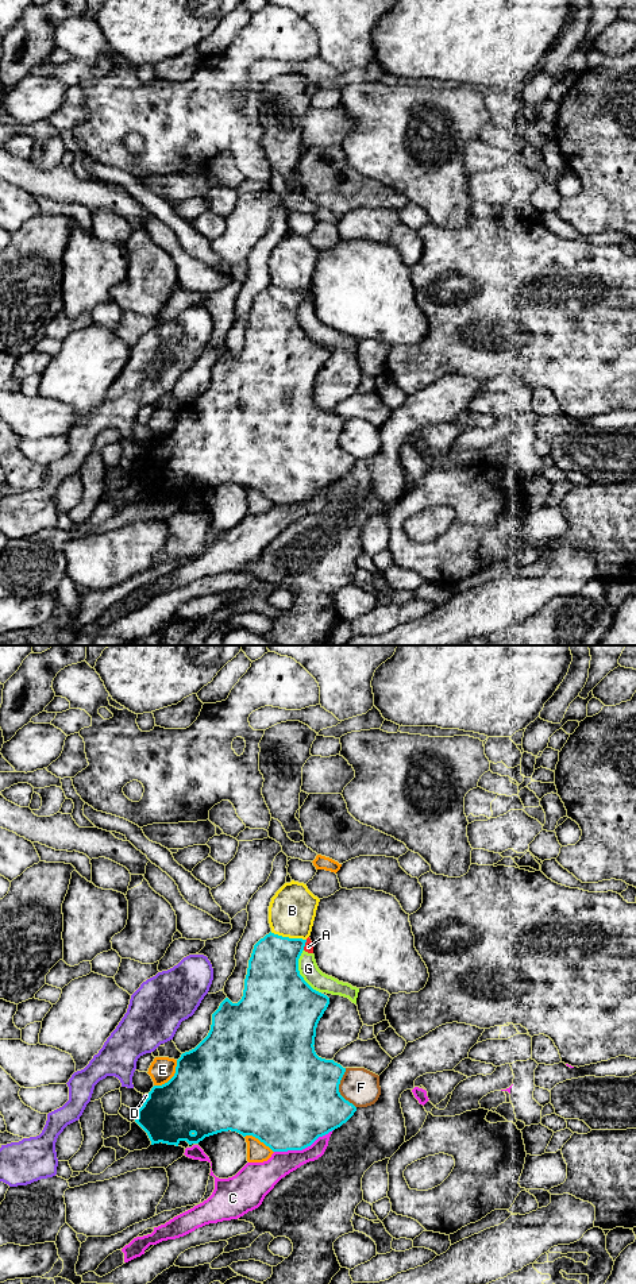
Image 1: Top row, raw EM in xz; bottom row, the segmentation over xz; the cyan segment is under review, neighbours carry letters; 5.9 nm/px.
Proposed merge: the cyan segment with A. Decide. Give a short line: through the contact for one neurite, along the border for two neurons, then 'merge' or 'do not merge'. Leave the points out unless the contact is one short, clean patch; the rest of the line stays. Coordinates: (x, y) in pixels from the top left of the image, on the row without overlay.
line xz (307, 292), (303, 301); do not merge

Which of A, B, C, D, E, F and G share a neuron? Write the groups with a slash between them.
A G / B / C / D / E / F

